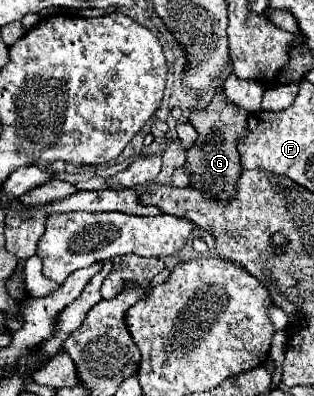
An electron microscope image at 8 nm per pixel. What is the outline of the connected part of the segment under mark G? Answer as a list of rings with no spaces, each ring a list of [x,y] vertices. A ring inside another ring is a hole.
[[[220,90],[216,92],[206,110],[196,108],[190,112],[190,124],[198,132],[198,140],[188,150],[188,158],[184,164],[186,170],[190,172],[192,186],[204,192],[210,200],[230,202],[238,192],[238,178],[242,176],[238,138],[242,138],[242,134],[248,132],[248,112],[244,108],[230,104],[224,92]]]

